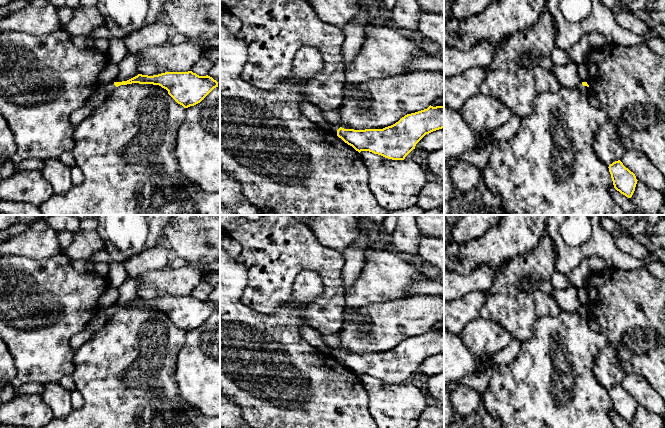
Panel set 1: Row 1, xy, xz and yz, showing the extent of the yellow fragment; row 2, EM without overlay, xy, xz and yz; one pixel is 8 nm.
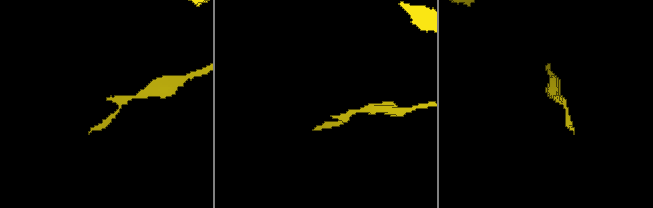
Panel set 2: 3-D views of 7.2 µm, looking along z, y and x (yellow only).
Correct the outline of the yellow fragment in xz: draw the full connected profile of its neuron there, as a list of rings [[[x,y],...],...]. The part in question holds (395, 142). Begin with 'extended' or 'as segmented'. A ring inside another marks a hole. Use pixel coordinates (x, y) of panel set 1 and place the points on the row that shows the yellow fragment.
as segmented; [[[444,106],[407,114],[383,129],[354,130],[340,127],[337,136],[359,153],[369,151],[392,160],[404,160],[416,144],[433,131],[444,128]]]

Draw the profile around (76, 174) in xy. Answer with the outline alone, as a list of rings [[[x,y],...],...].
[[[77,165],[71,167],[71,180],[73,185],[79,185],[83,182],[83,173]]]

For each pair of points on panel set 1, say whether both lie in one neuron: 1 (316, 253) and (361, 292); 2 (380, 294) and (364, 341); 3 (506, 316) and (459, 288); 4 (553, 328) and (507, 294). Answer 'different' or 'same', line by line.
1: different
2: different
3: different
4: different

